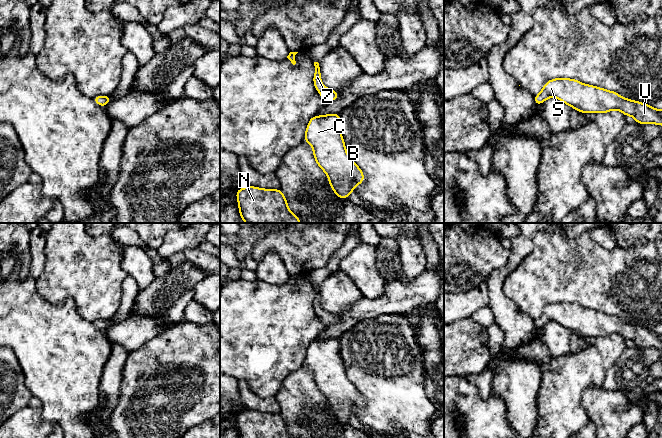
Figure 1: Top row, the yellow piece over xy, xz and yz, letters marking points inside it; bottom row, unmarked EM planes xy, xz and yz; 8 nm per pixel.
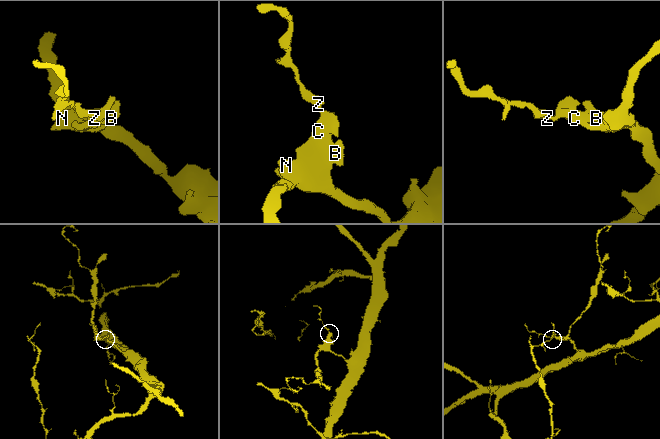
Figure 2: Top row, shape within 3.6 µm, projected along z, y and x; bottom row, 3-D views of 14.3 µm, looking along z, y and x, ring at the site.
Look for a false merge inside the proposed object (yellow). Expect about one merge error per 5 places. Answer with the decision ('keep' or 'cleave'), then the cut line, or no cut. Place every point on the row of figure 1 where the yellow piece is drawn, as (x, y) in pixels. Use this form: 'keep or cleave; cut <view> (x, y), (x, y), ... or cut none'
keep; cut none

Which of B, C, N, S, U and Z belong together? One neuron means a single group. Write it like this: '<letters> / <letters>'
B C N S U Z

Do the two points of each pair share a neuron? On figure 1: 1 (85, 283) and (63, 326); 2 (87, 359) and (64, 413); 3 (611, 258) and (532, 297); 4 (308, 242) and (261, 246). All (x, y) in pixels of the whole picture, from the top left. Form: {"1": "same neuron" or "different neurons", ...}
{"1": "different neurons", "2": "same neuron", "3": "same neuron", "4": "same neuron"}

